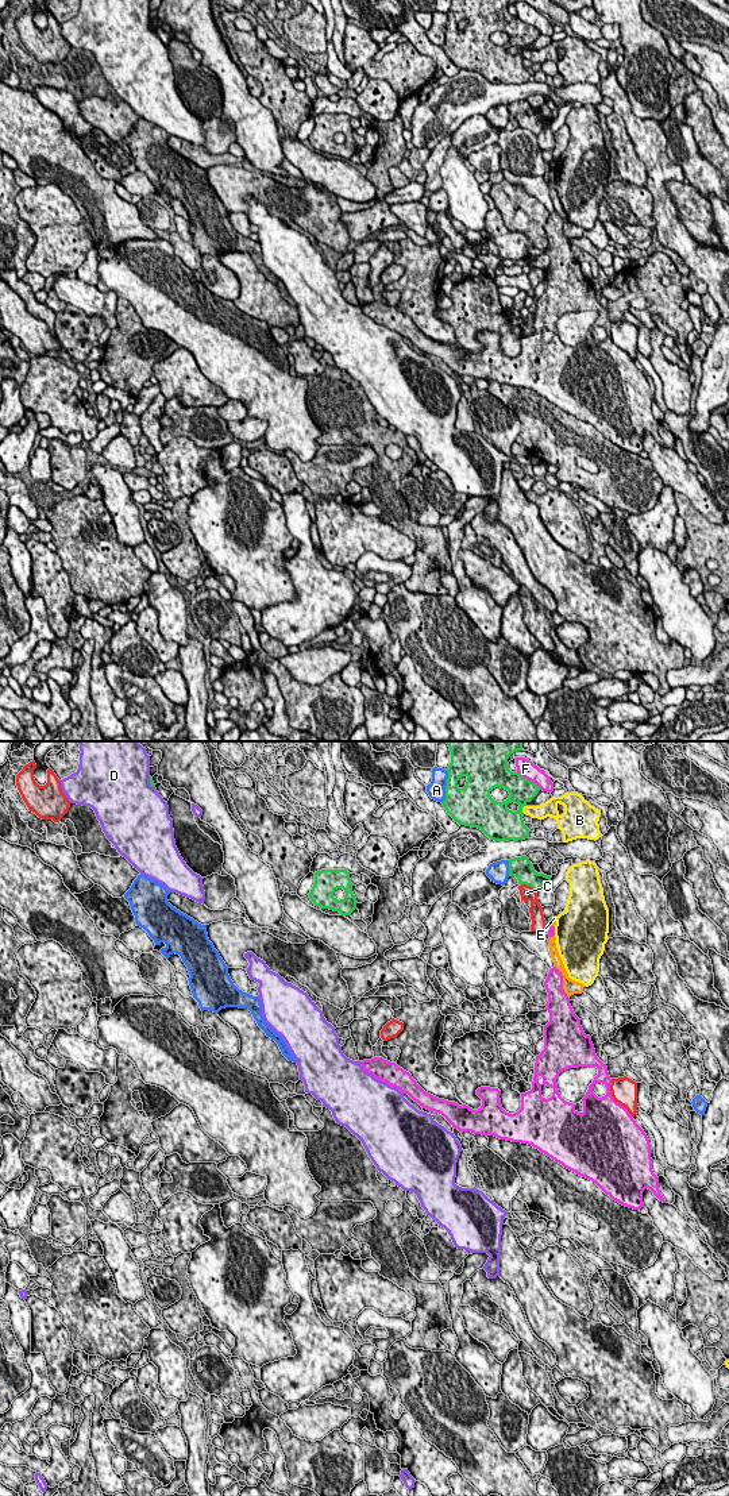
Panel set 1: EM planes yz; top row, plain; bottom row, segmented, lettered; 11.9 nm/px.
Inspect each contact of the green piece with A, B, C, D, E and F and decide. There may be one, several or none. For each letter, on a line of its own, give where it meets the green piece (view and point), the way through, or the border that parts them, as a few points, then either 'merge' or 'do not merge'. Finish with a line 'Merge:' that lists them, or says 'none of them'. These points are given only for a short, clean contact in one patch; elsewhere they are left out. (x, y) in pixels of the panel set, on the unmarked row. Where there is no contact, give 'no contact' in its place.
A: meets green in yz at (446, 30); do not merge
B: meets green in yz at (521, 53); do not merge
C: meets green in yz at (529, 128); do not merge
D: meets green in yz at (150, 26); do not merge
E: meets green in yz at (551, 164); border along yz (552, 161), (551, 166); do not merge
F: meets green in yz at (529, 24); do not merge
Merge: none of them

